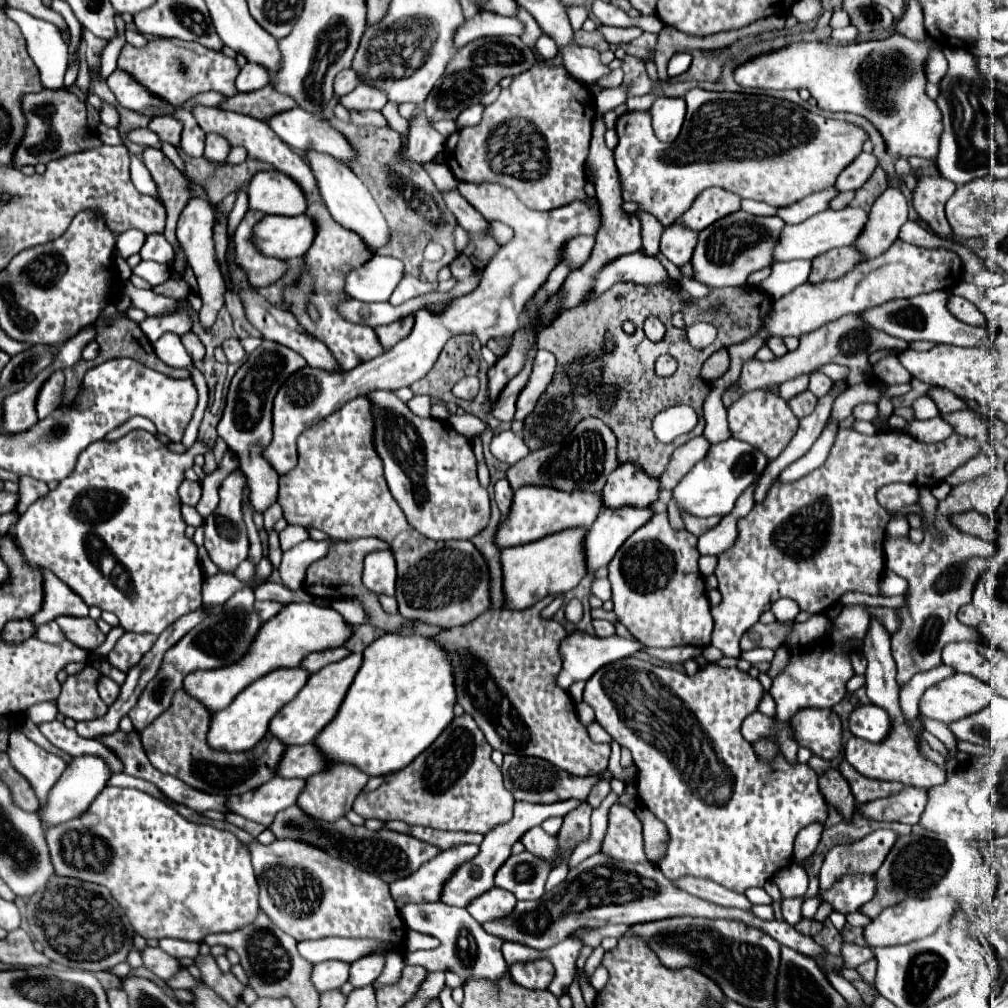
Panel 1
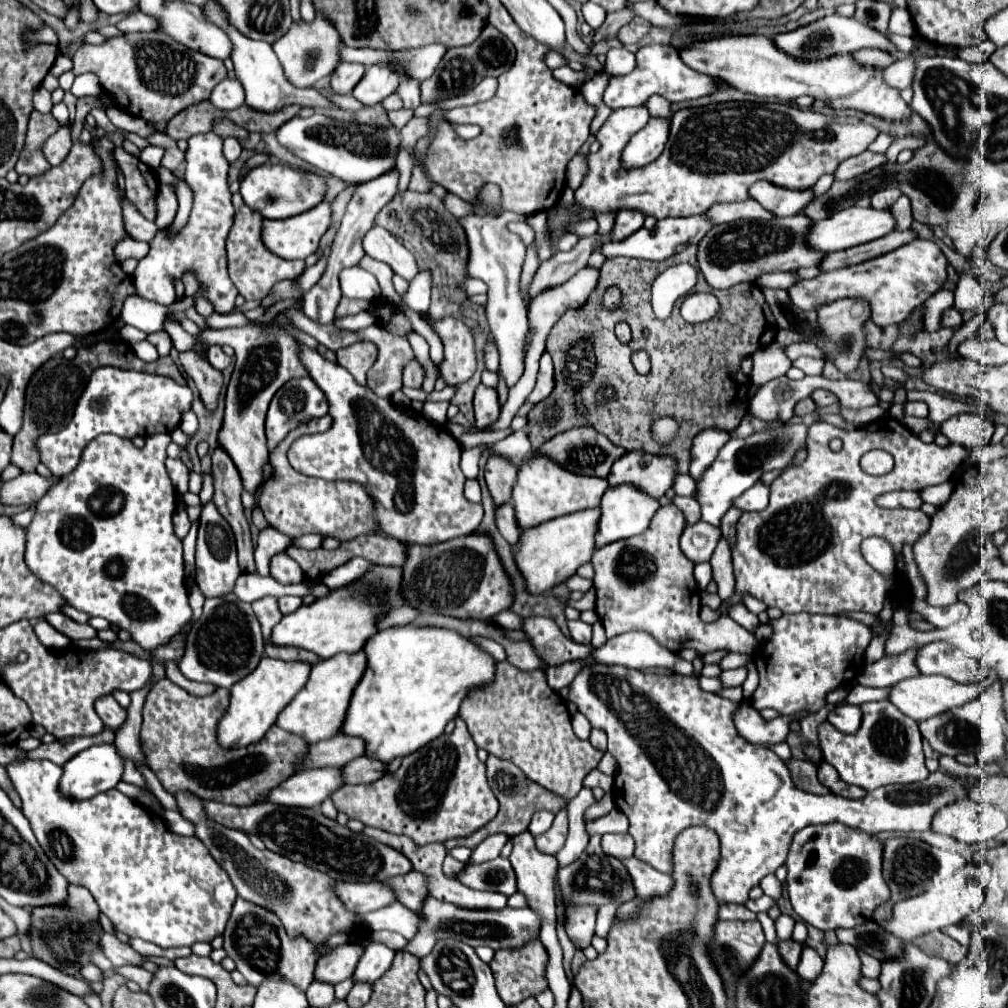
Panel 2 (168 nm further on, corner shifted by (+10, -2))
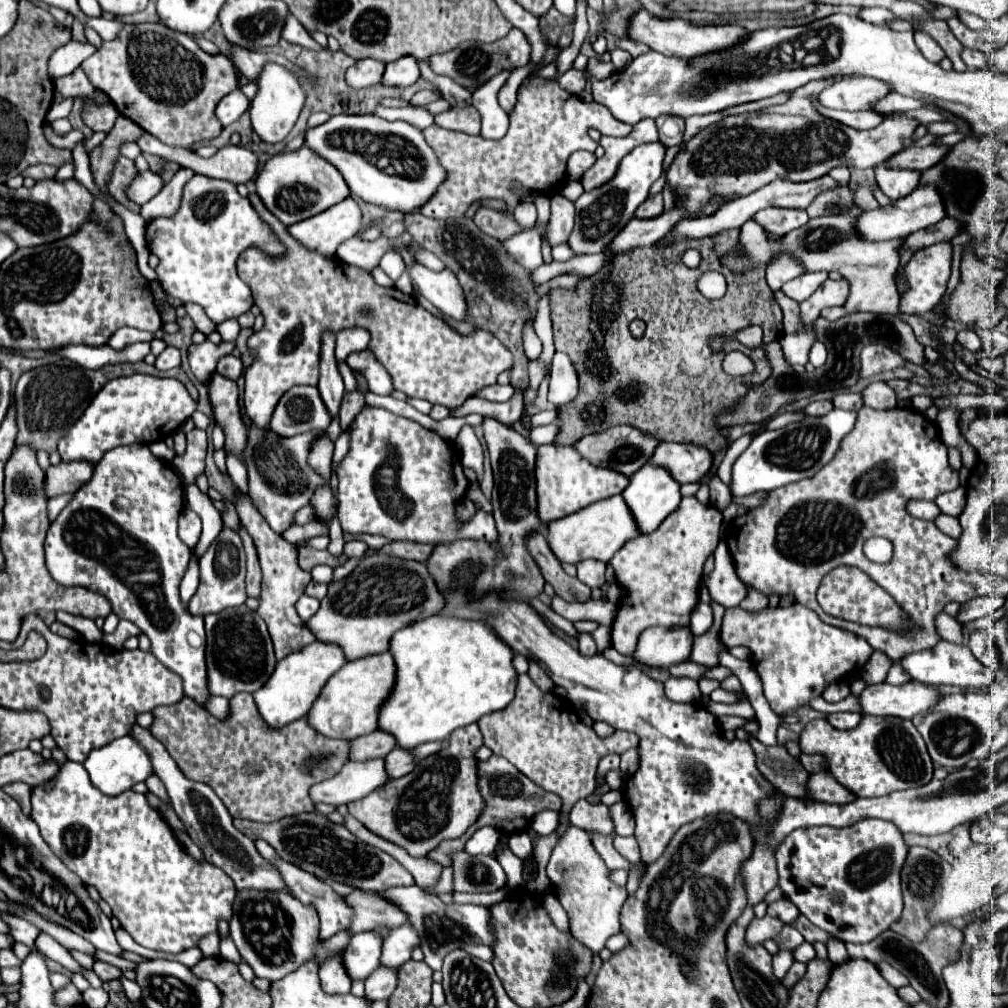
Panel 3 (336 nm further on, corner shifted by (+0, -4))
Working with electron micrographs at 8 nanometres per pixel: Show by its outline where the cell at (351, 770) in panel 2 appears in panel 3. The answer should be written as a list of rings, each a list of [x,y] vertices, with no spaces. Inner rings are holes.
[[[395,747],[387,757],[387,773],[391,779],[403,777],[407,773],[411,773],[417,765],[417,759],[411,755],[411,751],[405,751],[403,747]]]

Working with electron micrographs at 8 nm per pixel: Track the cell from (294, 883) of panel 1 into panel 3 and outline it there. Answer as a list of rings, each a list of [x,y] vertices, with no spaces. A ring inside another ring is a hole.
[[[133,725],[131,737],[137,737],[137,741],[141,741],[141,745],[147,749],[147,753],[153,759],[153,769],[159,775],[159,779],[165,783],[171,805],[177,813],[177,817],[183,821],[189,837],[193,841],[197,841],[199,849],[203,851],[205,859],[211,865],[221,867],[235,883],[237,889],[273,889],[273,891],[287,891],[287,887],[283,885],[283,879],[279,877],[277,869],[265,861],[257,849],[255,843],[245,837],[241,831],[237,831],[231,823],[231,815],[227,813],[225,805],[221,805],[221,799],[217,799],[217,795],[213,793],[211,787],[207,787],[205,783],[195,783],[189,781],[181,769],[177,767],[177,763],[171,759],[171,755],[167,753],[167,749],[163,747],[163,743],[159,743],[147,729]]]

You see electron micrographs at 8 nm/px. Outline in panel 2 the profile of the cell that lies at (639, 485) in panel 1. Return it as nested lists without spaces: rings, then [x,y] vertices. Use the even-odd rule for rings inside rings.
[[[631,451],[619,457],[607,477],[609,487],[619,483],[635,483],[639,491],[647,491],[653,499],[661,499],[673,485],[677,463],[671,457],[655,457],[643,451]]]

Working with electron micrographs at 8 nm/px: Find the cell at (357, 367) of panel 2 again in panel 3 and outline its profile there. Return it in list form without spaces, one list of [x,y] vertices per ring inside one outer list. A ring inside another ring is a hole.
[[[355,375],[359,381],[359,391],[355,393],[345,393],[343,403],[341,403],[341,411],[339,411],[339,423],[341,423],[341,431],[347,431],[347,427],[353,423],[353,417],[357,417],[357,413],[363,409],[365,405],[365,395],[363,391],[367,391],[367,383],[361,375]]]

